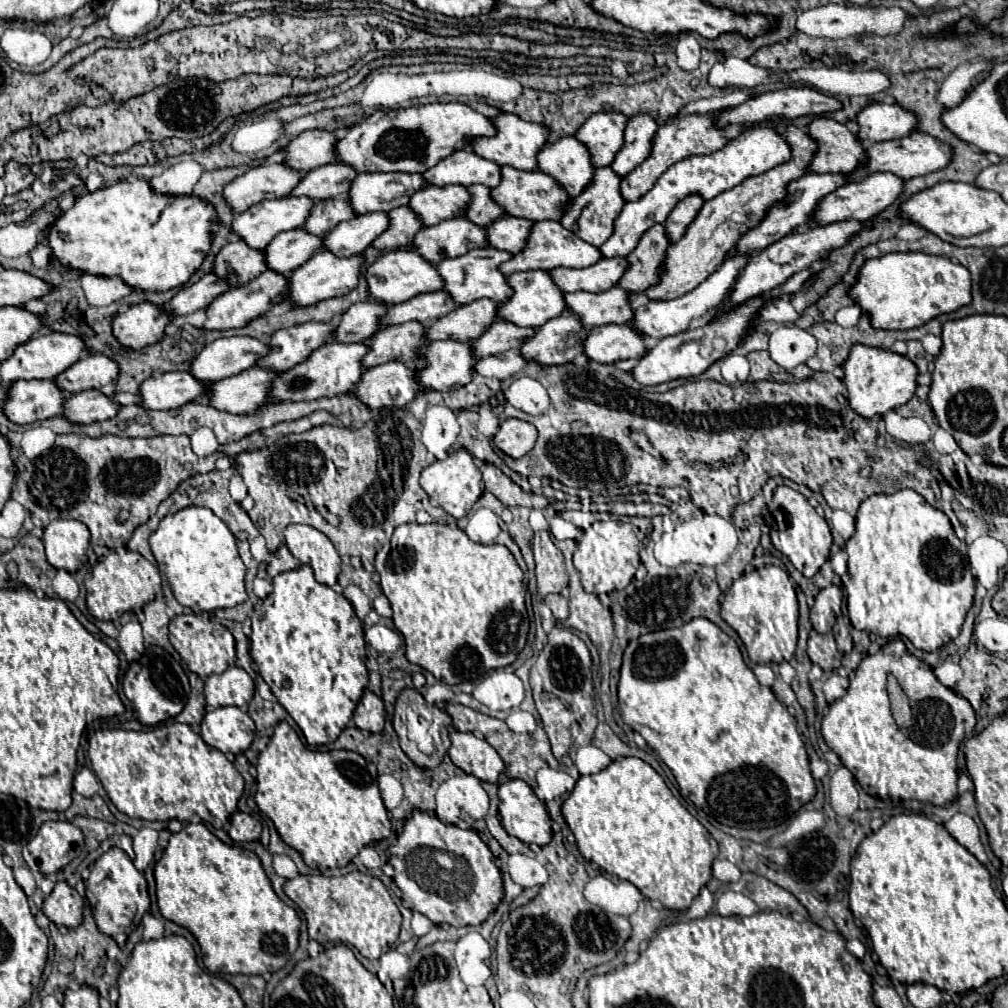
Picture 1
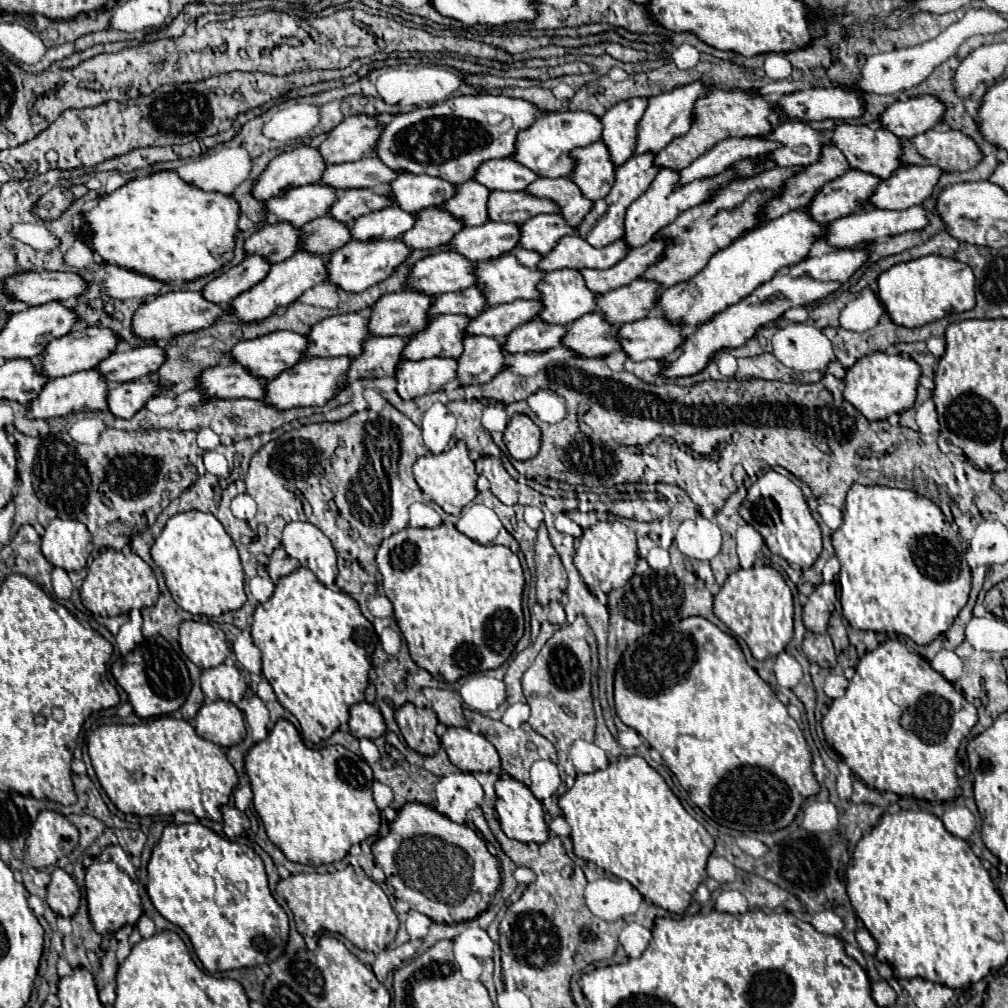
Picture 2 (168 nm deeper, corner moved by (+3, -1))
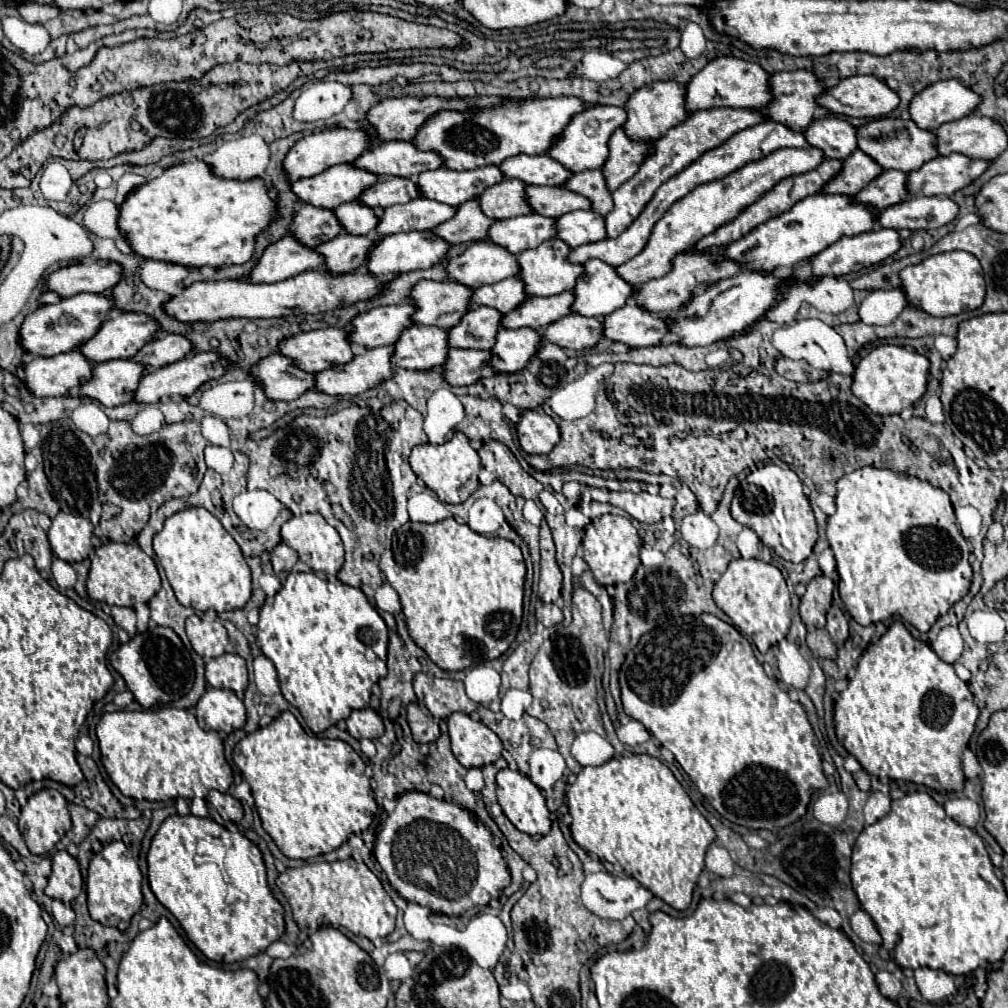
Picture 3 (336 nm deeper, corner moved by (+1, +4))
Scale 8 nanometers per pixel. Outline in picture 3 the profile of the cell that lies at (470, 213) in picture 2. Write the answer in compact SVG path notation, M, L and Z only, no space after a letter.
M505 179L505 183L489 187L489 191L477 201L481 211L491 219L509 219L531 213L531 207L525 203L525 183L519 179Z

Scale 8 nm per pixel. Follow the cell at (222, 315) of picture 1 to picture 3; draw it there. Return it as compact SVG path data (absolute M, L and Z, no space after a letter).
M341 233L337 235L337 239L329 239L329 243L321 243L317 251L325 255L325 267L341 275L341 271L353 271L365 265L367 253L375 241L377 237L355 237L355 235Z

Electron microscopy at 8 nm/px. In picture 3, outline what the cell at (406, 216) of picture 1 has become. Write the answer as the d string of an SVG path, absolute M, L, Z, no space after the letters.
M471 199L469 203L461 203L461 207L457 207L457 215L453 215L449 223L441 223L441 227L437 227L437 231L433 233L445 239L449 245L483 241L493 221L495 219L487 219L485 213L479 209L477 199Z

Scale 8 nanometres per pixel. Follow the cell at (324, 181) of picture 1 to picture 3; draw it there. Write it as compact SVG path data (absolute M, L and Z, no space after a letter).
M409 141L377 143L373 151L365 151L365 155L355 159L351 165L361 167L373 175L393 175L403 179L411 179L423 171L443 167L437 153L417 151Z

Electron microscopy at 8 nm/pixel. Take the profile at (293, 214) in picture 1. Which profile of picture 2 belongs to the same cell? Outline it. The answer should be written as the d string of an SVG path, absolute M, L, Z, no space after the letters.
M307 184L291 188L265 202L267 210L279 220L291 220L291 224L307 224L319 216L329 214L331 204L337 198L337 190L329 184Z

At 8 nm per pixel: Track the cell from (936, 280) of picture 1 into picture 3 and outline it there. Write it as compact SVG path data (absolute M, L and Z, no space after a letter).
M951 251L951 253L937 253L923 259L917 265L905 267L901 273L901 289L907 301L935 317L957 315L967 309L977 309L985 297L985 281L981 273L979 261L967 251Z

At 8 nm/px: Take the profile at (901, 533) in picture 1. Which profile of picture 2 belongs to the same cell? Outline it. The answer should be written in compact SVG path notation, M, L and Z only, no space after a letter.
M851 484L847 490L843 524L833 532L835 556L841 562L839 586L843 616L857 630L897 632L909 636L915 644L927 646L951 628L959 608L967 604L971 590L971 572L965 560L965 548L959 534L951 528L941 508L913 490L889 486Z

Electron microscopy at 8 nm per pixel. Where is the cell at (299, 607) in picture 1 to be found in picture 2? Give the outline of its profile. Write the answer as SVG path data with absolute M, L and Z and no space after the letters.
M299 568L277 582L273 596L255 608L251 636L263 654L263 676L273 686L279 704L299 720L303 736L313 744L327 740L341 724L349 720L349 708L365 700L371 654L377 642L375 628L361 614L355 598L345 592L329 590L309 568Z

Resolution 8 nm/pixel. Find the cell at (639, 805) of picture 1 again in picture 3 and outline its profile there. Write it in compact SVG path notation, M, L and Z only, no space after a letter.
M615 755L611 761L607 761L607 763L603 763L603 765L583 767L581 773L577 775L575 783L569 785L569 789L567 789L567 807L569 807L569 813L571 813L571 817L573 817L571 833L573 833L573 839L575 839L575 843L577 843L579 847L583 847L587 853L595 853L601 861L609 862L625 871L627 875L635 877L643 887L649 887L649 891L653 891L655 897L663 899L663 901L665 901L667 905L671 905L673 909L683 911L683 909L689 907L693 889L695 889L695 885L697 885L697 879L699 879L703 867L705 867L705 851L707 851L707 847L715 841L715 831L713 831L713 827L709 825L709 821L699 813L699 809L693 805L693 801L691 801L689 795L683 791L681 783L675 779L675 775L671 773L671 769L669 769L665 763L661 763L659 759L649 757L649 755Z

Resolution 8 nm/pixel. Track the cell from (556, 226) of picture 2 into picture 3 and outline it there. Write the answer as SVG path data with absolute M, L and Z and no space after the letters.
M571 211L557 217L557 237L569 247L605 239L605 223L599 213L593 211Z

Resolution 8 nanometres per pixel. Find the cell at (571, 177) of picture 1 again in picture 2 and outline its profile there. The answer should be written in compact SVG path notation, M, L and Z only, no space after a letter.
M599 140L591 148L579 148L575 160L579 160L579 168L575 168L571 180L579 184L583 196L589 200L605 198L615 184L615 164L609 158L605 142Z

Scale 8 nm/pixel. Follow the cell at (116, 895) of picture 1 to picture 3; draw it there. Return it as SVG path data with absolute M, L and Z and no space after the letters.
M113 841L103 847L99 855L95 855L89 863L87 873L87 903L89 913L95 921L99 921L103 927L117 927L119 921L129 921L135 913L139 913L143 905L143 893L141 893L141 871L137 861L133 859L131 851L121 841Z

